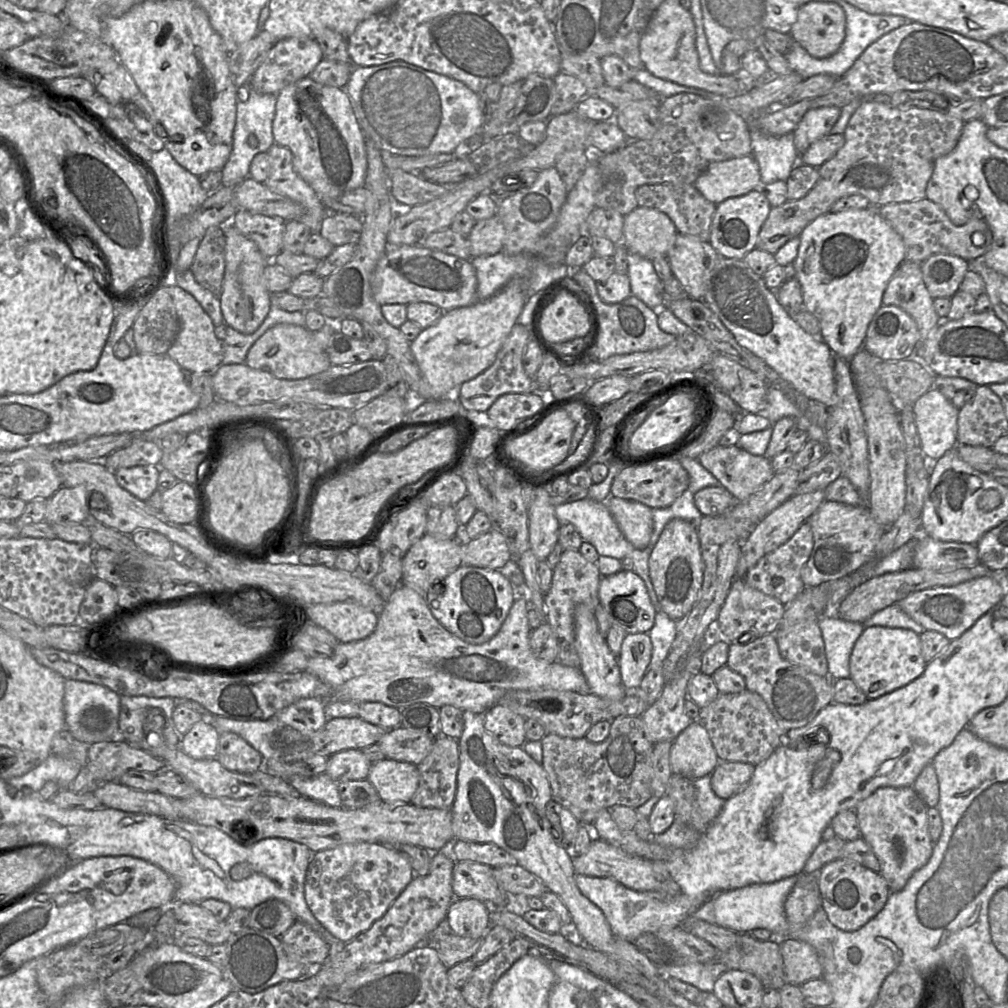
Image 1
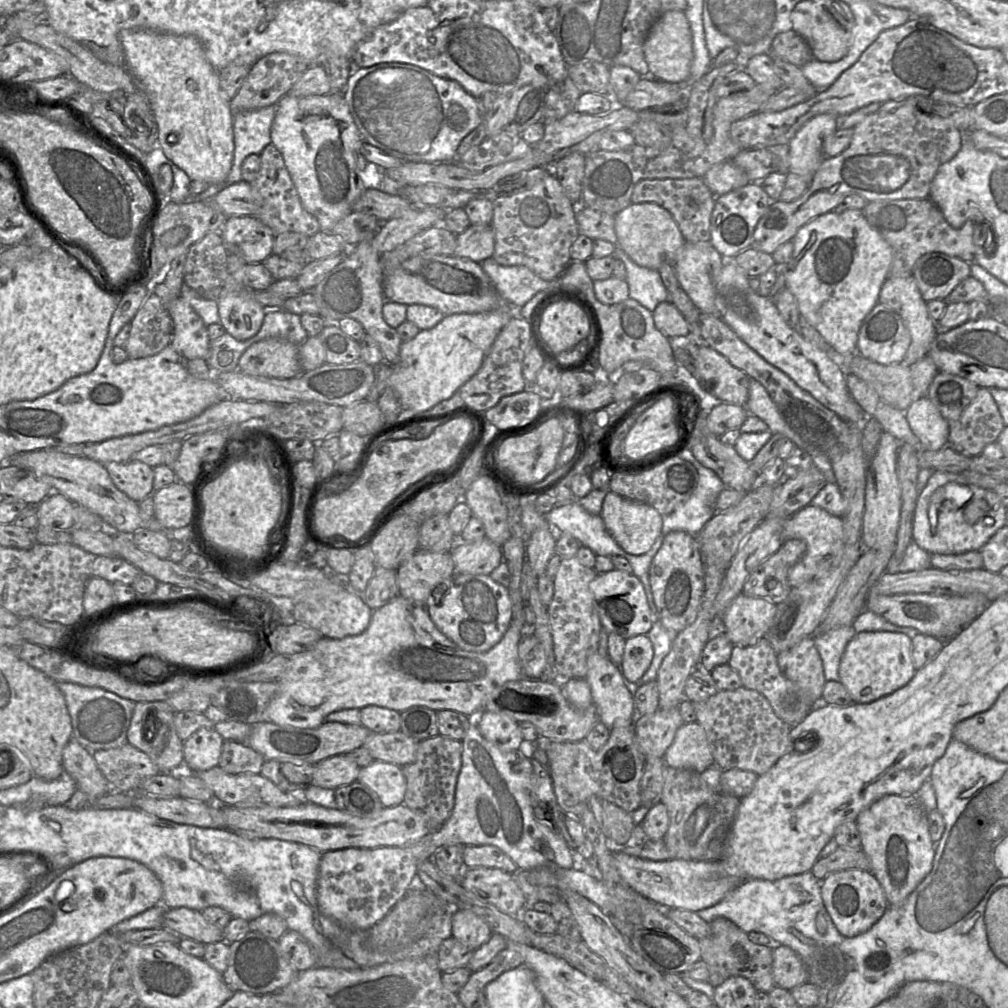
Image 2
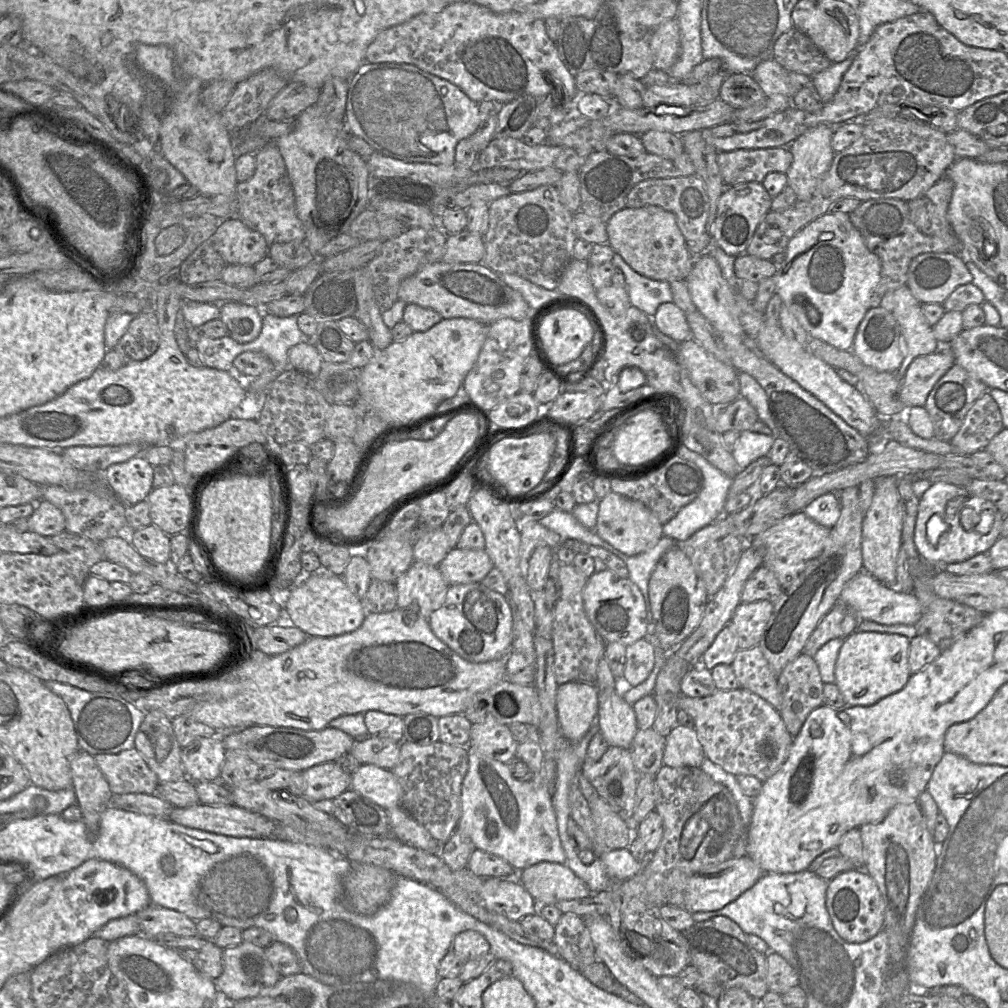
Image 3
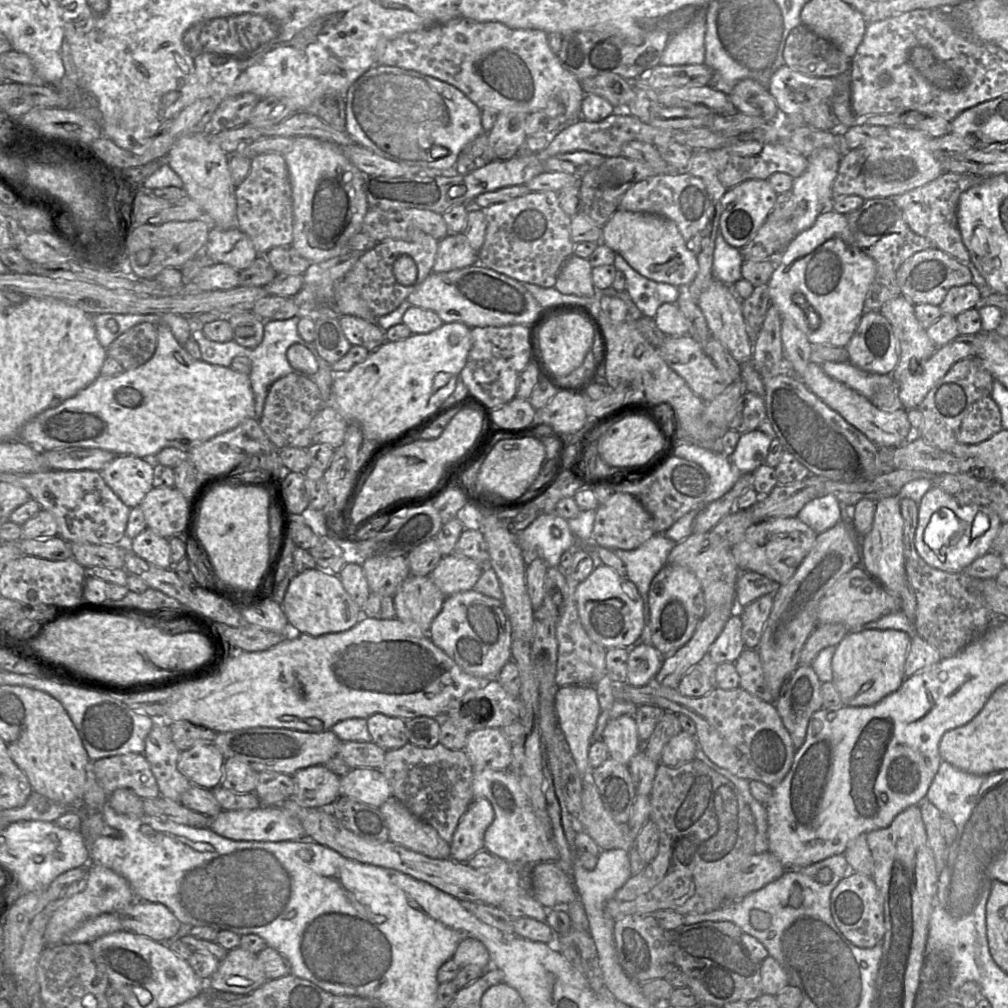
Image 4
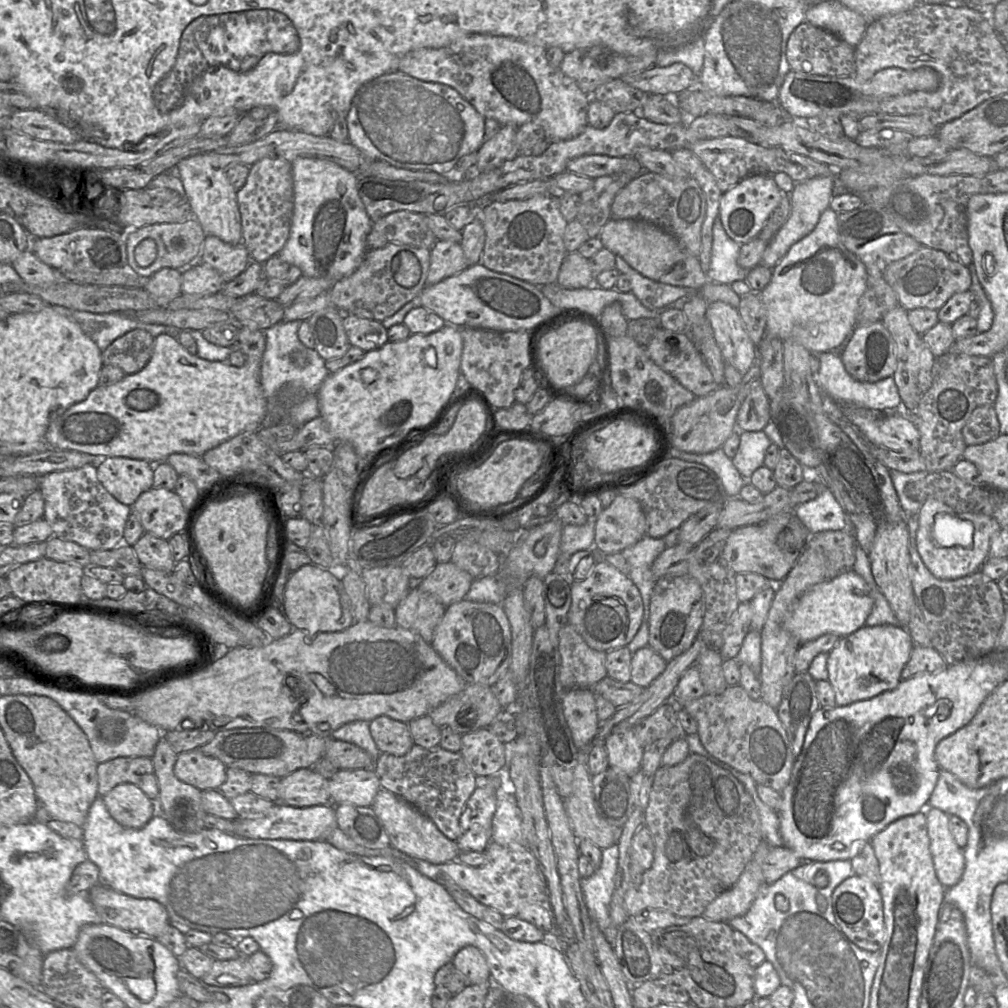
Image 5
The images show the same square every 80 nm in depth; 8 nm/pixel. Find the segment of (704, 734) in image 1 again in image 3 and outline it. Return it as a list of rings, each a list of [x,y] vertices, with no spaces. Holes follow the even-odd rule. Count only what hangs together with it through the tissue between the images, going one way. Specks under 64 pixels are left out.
[[[676,724],[666,737],[663,764],[668,767],[700,767],[704,758],[695,729]]]

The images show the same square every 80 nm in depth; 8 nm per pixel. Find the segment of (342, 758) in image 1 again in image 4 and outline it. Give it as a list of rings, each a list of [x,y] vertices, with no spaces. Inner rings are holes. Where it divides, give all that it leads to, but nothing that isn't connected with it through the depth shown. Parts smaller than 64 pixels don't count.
[[[324,765],[300,769],[293,779],[293,799],[303,807],[328,809],[340,796],[341,777]]]

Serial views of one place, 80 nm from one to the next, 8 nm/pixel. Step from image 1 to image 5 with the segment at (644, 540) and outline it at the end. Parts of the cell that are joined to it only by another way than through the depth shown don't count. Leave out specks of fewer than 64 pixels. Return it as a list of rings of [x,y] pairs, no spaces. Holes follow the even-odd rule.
[[[617,495],[595,522],[594,547],[603,554],[621,553],[646,536],[646,517],[633,498]]]

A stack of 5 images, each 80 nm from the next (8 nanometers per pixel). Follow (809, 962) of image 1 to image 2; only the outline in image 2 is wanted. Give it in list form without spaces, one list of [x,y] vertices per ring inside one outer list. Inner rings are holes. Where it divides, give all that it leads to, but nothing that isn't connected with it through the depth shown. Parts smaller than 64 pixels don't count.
[[[784,945],[773,951],[772,971],[776,986],[788,991],[808,982],[808,974],[801,958]]]

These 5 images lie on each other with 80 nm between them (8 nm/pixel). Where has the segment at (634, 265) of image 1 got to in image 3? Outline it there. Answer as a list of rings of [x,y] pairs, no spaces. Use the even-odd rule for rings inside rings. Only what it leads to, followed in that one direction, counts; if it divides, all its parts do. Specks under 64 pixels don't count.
[[[616,252],[611,261],[625,276],[626,290],[631,305],[653,317],[660,304],[673,302],[670,282],[641,275]]]

